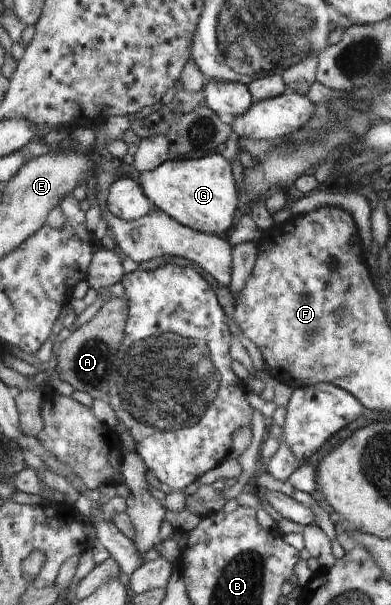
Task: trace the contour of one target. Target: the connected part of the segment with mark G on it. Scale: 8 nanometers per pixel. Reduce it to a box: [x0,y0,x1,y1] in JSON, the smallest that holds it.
[139,153,237,234]

